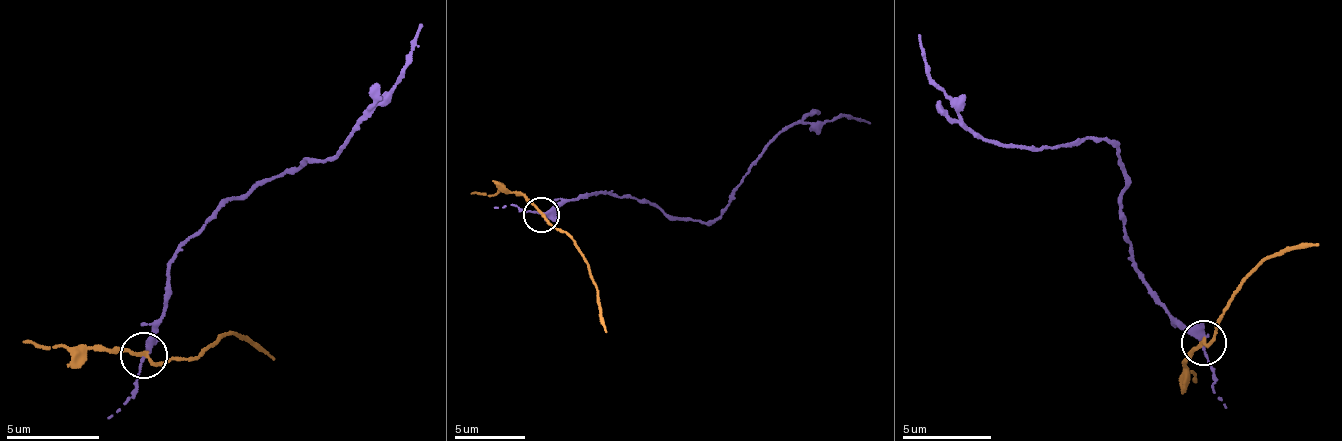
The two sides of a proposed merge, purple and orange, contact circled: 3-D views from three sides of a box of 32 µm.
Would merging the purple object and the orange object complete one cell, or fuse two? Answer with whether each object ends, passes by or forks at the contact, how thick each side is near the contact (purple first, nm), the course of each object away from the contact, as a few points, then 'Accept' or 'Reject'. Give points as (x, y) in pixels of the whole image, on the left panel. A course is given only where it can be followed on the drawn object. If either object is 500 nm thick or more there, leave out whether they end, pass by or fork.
At the ring purple passes by. At the ring orange passes by. Thickness 320 nm (purple) against 180 nm. Course of purple: (143, 357), (180, 248), (220, 208), (285, 173), (302, 170), (313, 157), (327, 162), (392, 92), (423, 22). Course of orange: (143, 357), (190, 359), (232, 333), (273, 362). Reject

